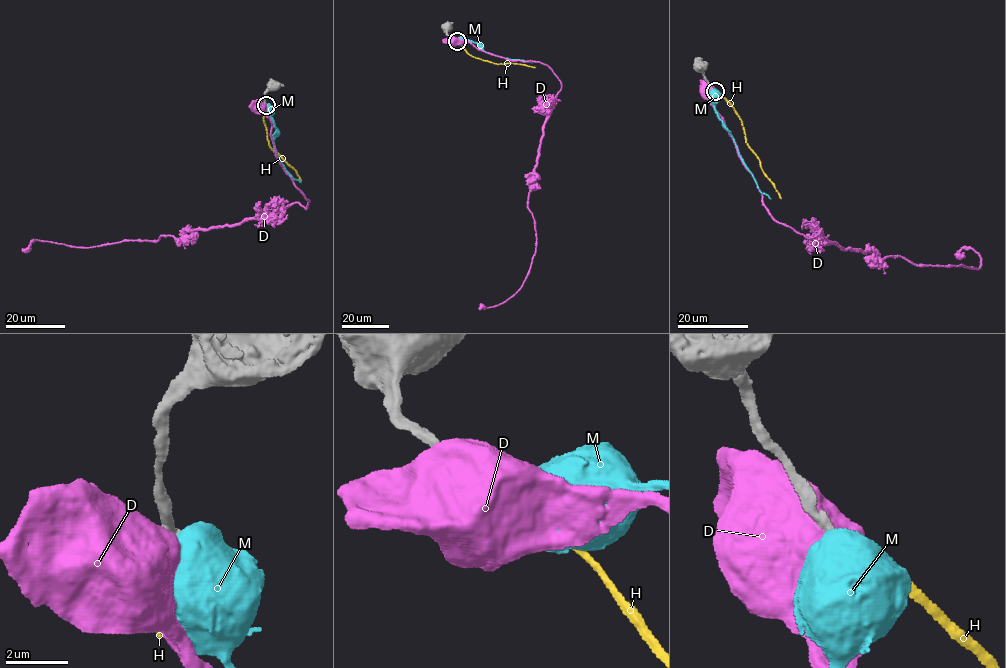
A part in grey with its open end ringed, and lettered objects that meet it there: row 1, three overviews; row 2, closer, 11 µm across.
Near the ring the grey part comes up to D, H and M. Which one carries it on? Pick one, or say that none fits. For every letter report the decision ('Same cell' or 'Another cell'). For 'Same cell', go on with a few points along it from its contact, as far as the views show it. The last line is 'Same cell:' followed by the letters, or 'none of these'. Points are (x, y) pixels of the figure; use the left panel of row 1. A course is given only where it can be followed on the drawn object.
D: Another cell
H: Same cell. Its course: (266, 105), (264, 120), (268, 144), (301, 180)
M: Another cell
Same cell: H

